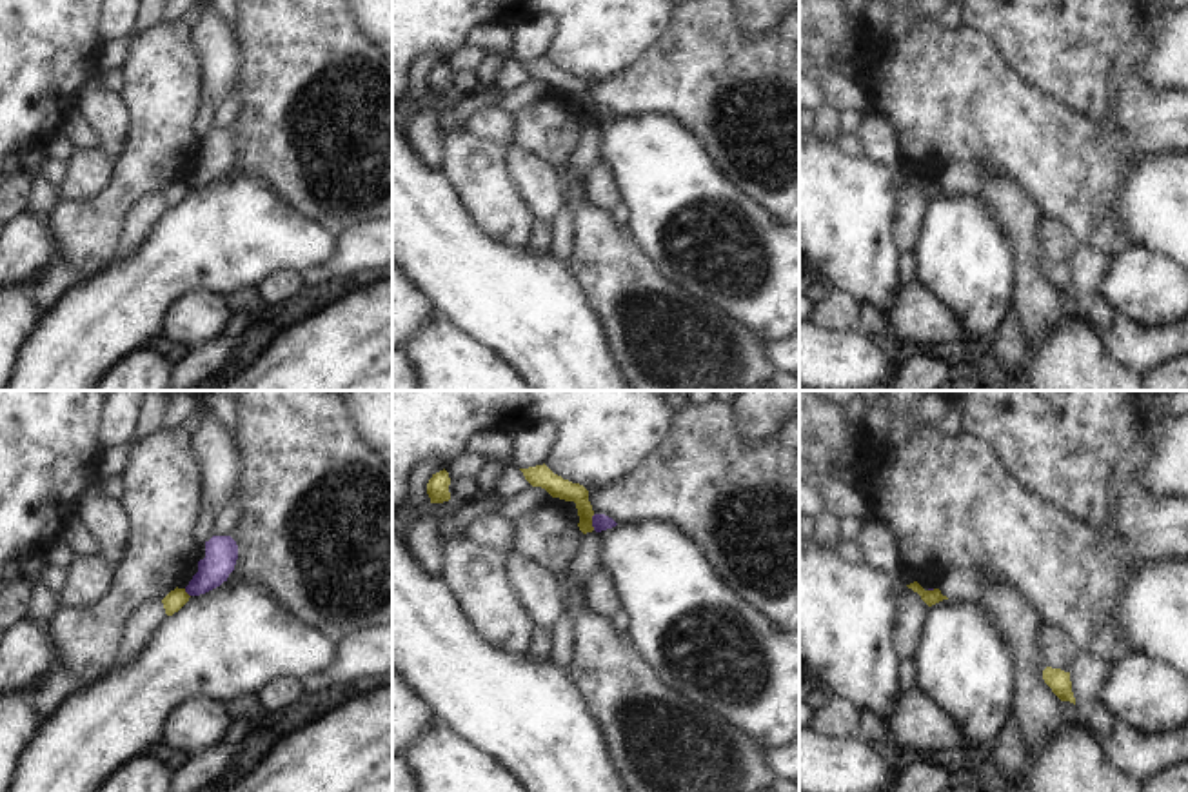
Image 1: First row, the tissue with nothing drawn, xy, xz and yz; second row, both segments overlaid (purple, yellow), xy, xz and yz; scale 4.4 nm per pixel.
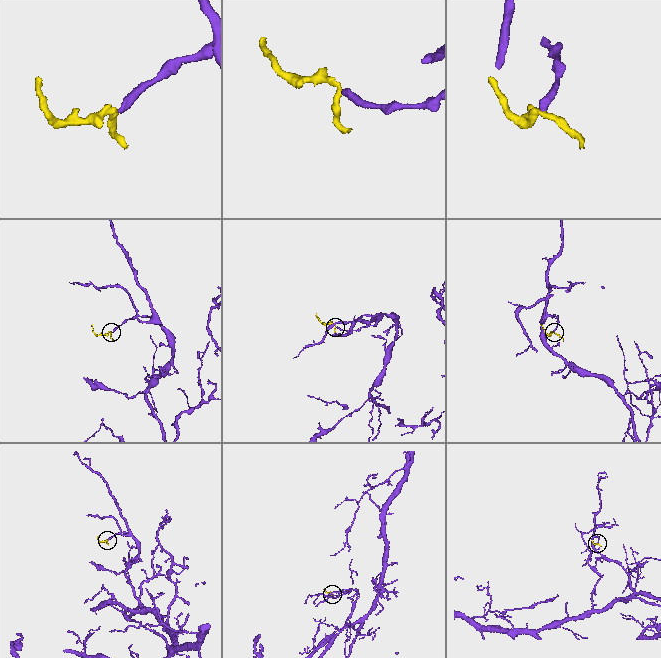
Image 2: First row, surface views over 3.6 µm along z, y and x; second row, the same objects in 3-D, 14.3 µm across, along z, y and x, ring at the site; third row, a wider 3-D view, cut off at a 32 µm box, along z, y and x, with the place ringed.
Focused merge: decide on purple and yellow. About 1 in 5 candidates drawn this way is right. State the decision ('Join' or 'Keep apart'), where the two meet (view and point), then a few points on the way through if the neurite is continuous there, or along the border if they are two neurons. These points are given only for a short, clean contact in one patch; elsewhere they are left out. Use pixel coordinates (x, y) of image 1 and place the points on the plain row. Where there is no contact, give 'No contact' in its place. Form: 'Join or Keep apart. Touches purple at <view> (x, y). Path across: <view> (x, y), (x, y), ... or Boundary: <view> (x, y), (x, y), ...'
Keep apart. Touches purple at xz (593, 115). Boundary: xz (594, 108), (593, 122).

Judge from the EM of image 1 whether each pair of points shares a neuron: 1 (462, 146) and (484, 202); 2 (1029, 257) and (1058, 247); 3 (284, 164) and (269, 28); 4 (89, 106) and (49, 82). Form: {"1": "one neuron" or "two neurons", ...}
{"1": "one neuron", "2": "two neurons", "3": "one neuron", "4": "two neurons"}

